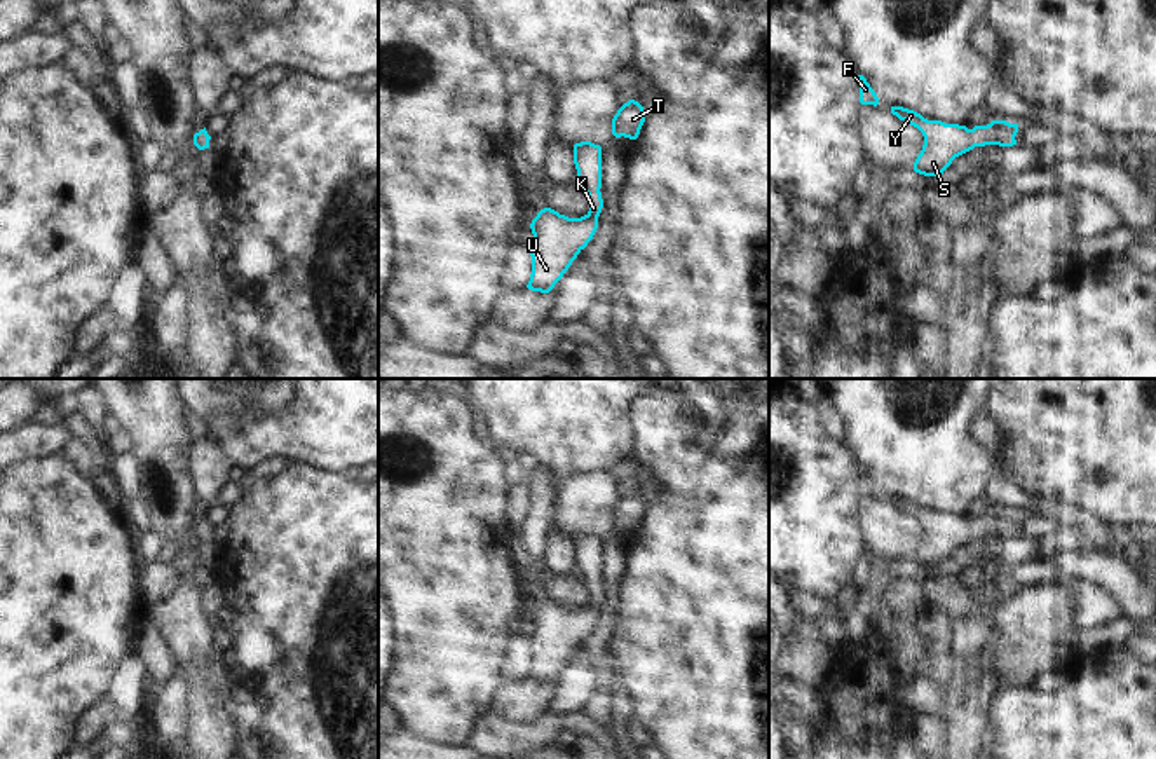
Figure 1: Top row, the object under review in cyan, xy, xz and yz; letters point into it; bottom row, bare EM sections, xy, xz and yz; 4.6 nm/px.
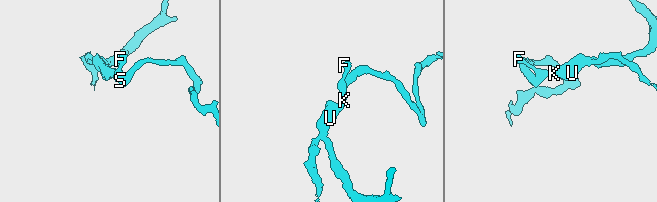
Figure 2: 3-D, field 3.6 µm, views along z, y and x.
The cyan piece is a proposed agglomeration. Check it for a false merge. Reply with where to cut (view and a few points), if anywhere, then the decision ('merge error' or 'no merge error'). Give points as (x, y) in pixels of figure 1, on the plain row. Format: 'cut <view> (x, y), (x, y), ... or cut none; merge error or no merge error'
cut none; no merge error

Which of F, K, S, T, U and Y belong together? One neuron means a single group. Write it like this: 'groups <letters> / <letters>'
groups F K S T U Y

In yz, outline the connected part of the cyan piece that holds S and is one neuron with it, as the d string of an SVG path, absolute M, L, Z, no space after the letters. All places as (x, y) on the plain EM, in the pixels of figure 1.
M891 497L891 504L922 523L924 536L914 553L914 562L924 567L942 567L955 548L975 537L1017 536L1015 527L1018 523L1018 515L1010 515L1006 511L992 511L987 516L968 520L959 515L928 511L921 504L903 497Z

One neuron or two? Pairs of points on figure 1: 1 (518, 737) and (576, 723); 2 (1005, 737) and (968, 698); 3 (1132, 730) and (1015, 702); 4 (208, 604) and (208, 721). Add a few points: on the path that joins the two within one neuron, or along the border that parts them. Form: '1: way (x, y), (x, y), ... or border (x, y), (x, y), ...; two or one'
1: way (532, 735), (548, 724), (562, 723); one
2: border (996, 690), (991, 700), (989, 723), (980, 740); two
3: way (1102, 730), (1045, 730); one
4: border (201, 588), (199, 609), (213, 622); two

